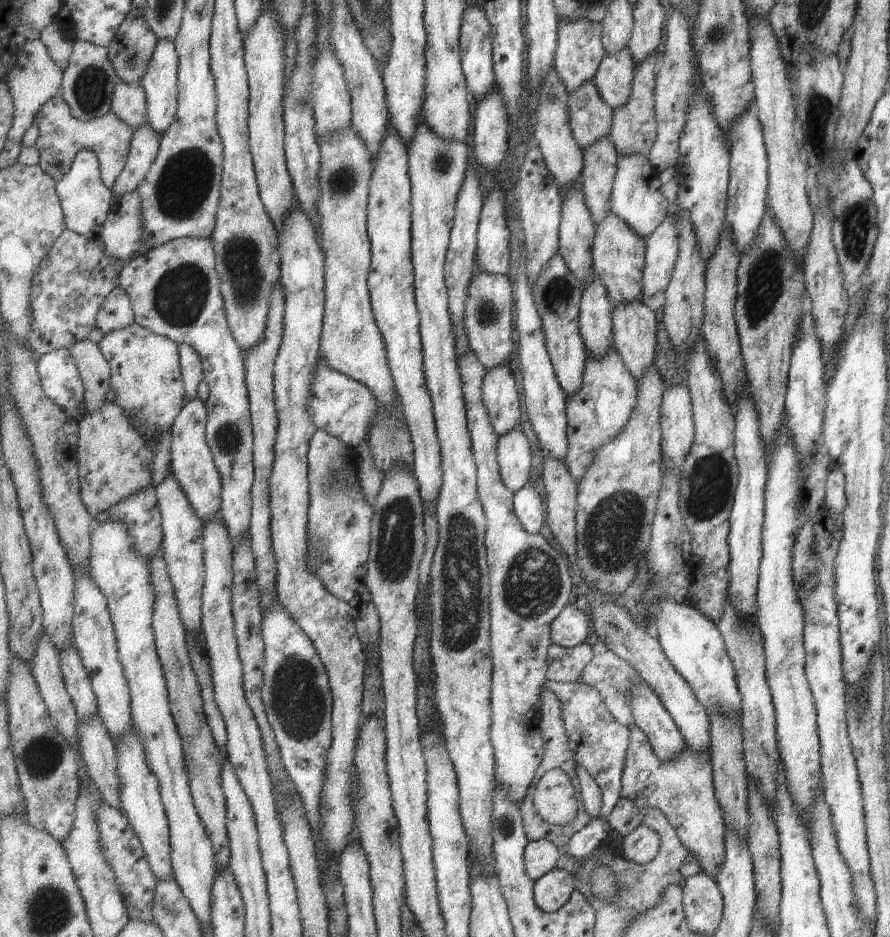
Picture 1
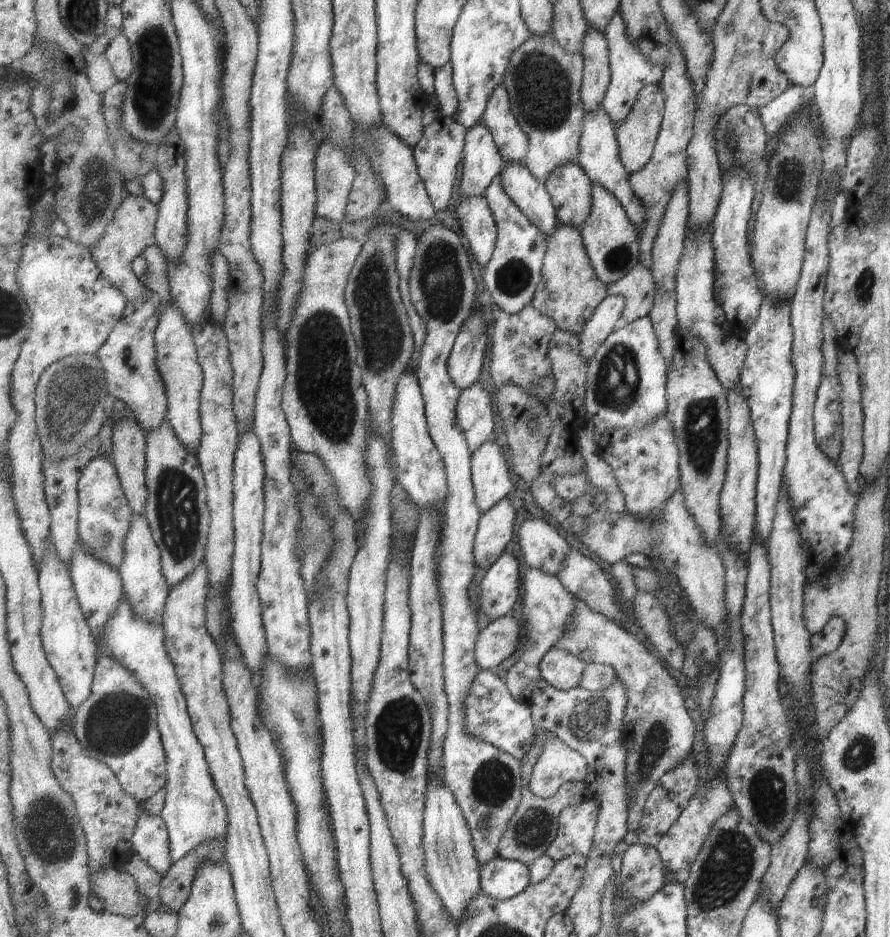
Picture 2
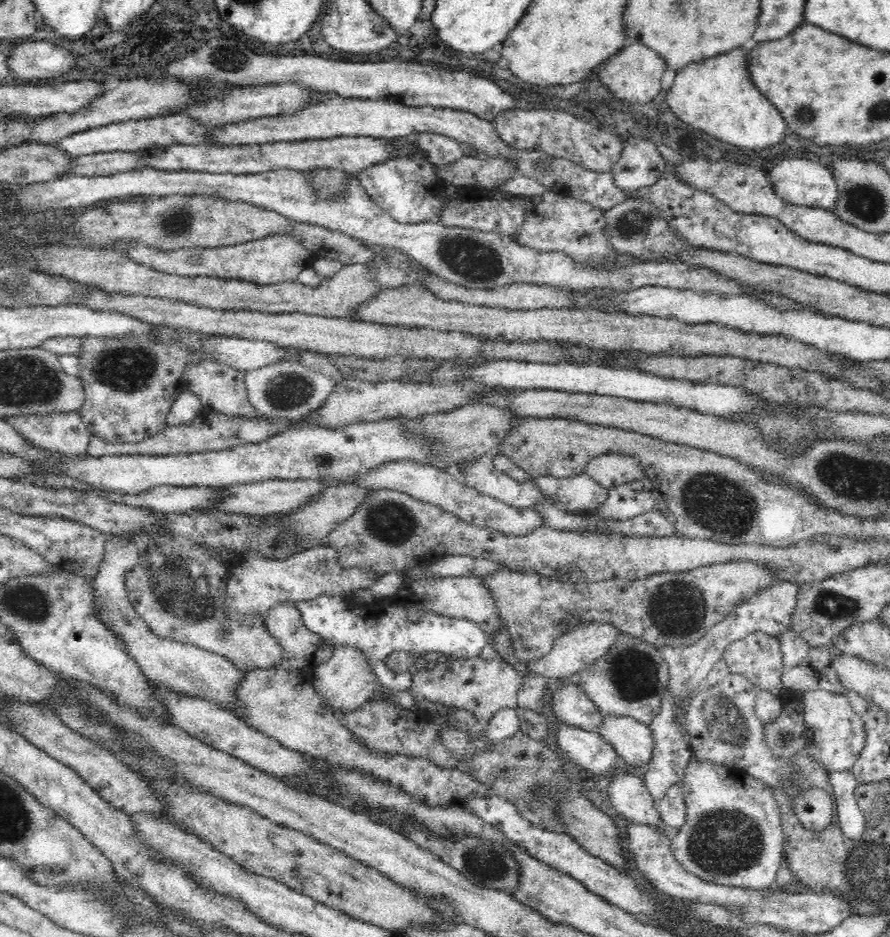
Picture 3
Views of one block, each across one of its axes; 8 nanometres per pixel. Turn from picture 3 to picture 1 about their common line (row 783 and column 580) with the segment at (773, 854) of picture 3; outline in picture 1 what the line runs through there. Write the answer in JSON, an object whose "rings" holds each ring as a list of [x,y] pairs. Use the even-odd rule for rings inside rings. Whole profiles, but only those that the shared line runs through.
{"rings":[[[546,681],[545,688],[558,694],[563,705],[562,717],[566,722],[567,738],[577,766],[583,766],[598,782],[603,794],[603,819],[608,820],[617,803],[622,799],[623,772],[631,744],[629,728],[619,722],[610,711],[601,692],[593,686],[578,682]]]}

